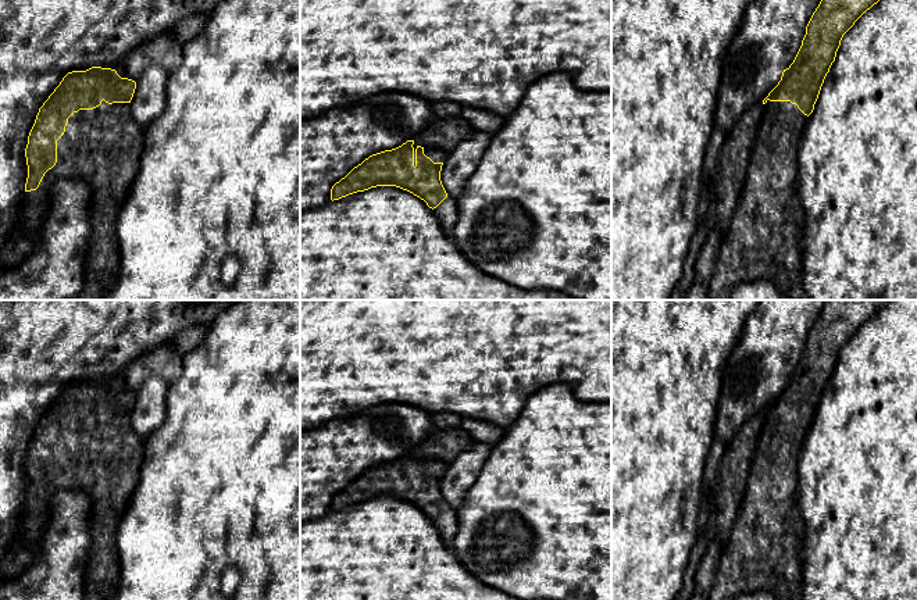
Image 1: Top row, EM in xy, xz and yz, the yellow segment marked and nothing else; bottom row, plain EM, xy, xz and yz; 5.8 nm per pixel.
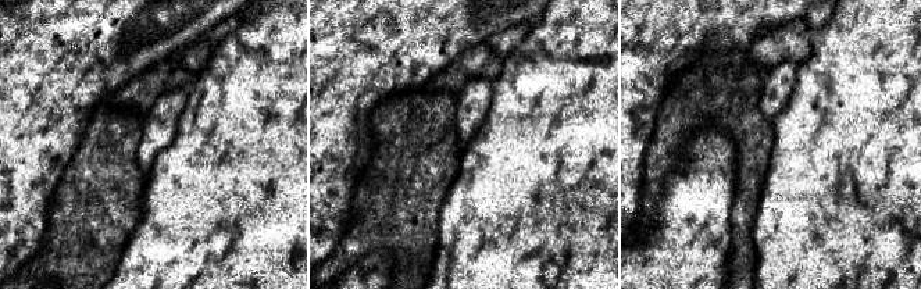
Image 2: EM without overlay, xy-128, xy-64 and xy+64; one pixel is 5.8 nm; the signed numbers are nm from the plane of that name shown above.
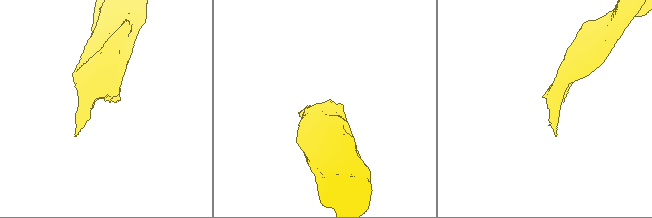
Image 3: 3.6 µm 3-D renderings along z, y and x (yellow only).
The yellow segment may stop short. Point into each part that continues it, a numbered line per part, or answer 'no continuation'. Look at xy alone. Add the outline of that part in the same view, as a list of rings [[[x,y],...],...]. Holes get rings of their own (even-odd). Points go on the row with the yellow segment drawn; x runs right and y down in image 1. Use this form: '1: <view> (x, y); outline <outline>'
1: xy (102, 147); outline [[[104,100],[93,110],[79,110],[68,118],[64,135],[57,140],[57,162],[49,169],[36,190],[25,192],[18,222],[7,239],[6,244],[0,249],[0,262],[8,267],[17,265],[26,256],[29,256],[39,239],[39,229],[44,224],[51,208],[51,189],[56,182],[61,179],[78,179],[88,185],[90,189],[90,208],[89,219],[92,232],[86,247],[88,257],[85,260],[85,278],[82,290],[69,300],[100,300],[113,288],[111,278],[119,272],[119,242],[117,238],[117,219],[125,204],[132,182],[142,164],[142,151],[144,147],[144,131],[136,124],[132,112],[131,103],[113,103]]]

